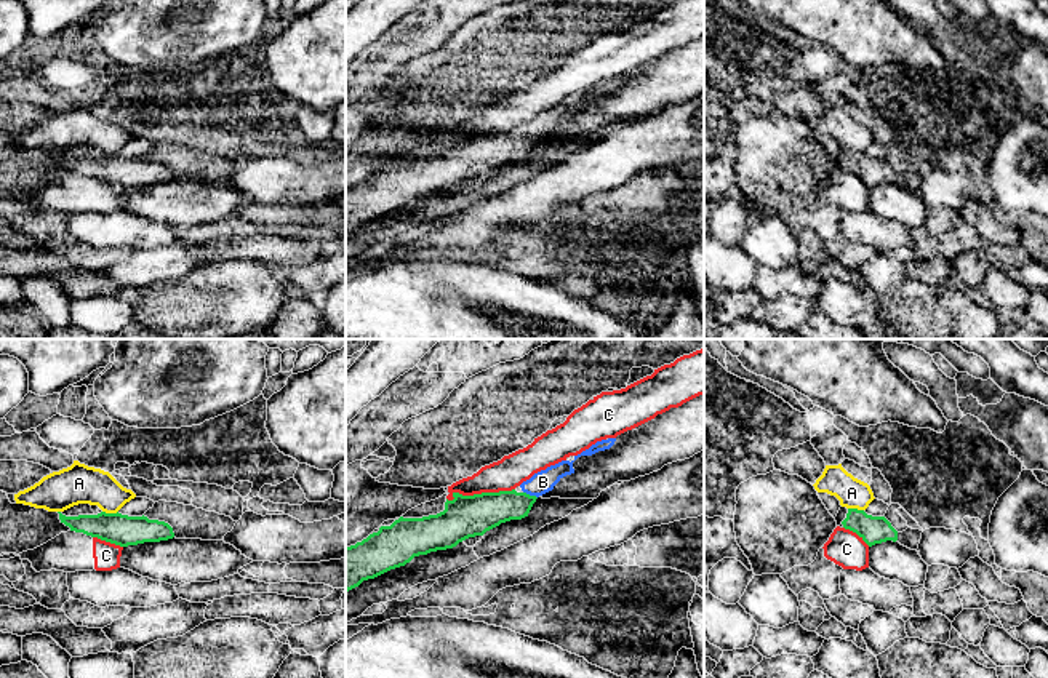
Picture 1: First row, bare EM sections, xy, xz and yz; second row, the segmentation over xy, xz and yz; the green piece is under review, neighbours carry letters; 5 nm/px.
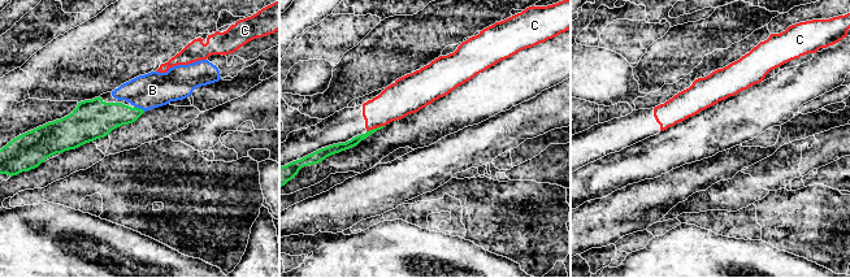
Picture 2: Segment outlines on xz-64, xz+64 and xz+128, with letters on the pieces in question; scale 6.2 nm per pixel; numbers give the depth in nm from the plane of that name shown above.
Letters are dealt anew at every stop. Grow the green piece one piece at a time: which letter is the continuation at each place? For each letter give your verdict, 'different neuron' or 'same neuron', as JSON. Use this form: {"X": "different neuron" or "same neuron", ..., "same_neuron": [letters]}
{"A": "different neuron", "B": "same neuron", "C": "different neuron", "same_neuron": ["B"]}

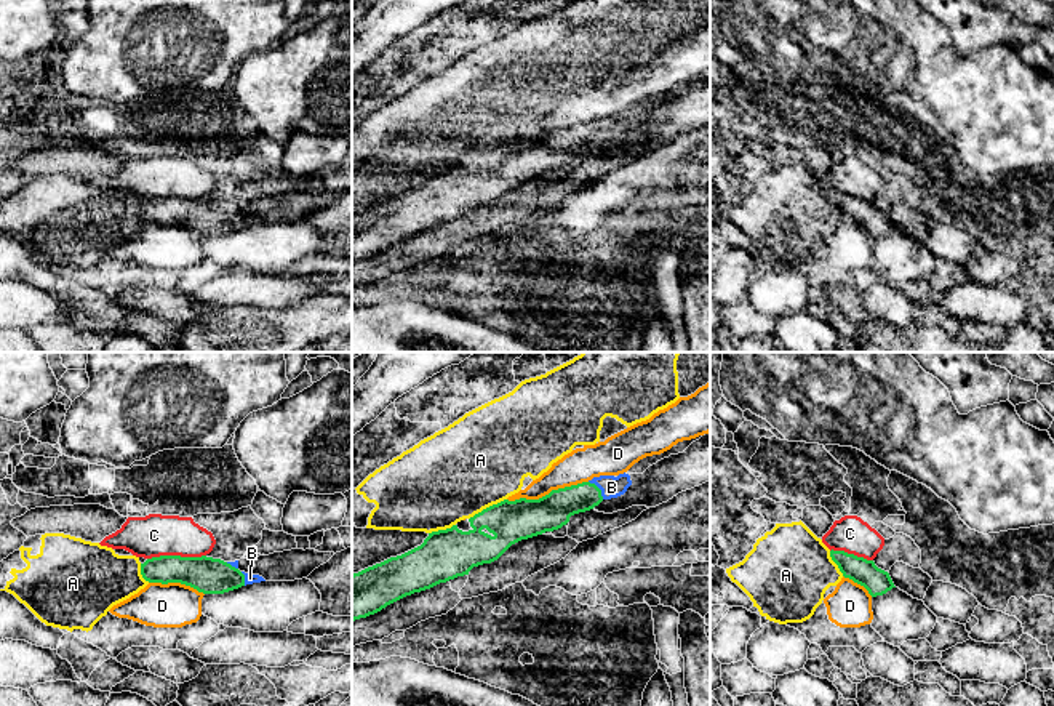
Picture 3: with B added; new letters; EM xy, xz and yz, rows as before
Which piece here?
{"A": "different neuron", "B": "same neuron", "C": "different neuron", "D": "different neuron", "same_neuron": ["B"]}

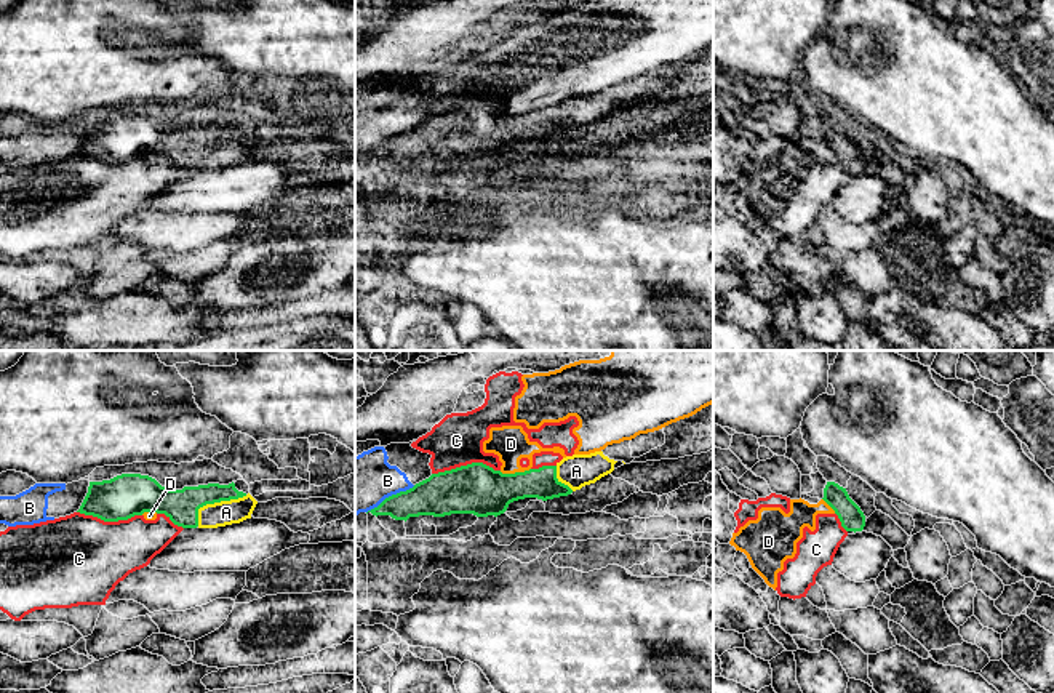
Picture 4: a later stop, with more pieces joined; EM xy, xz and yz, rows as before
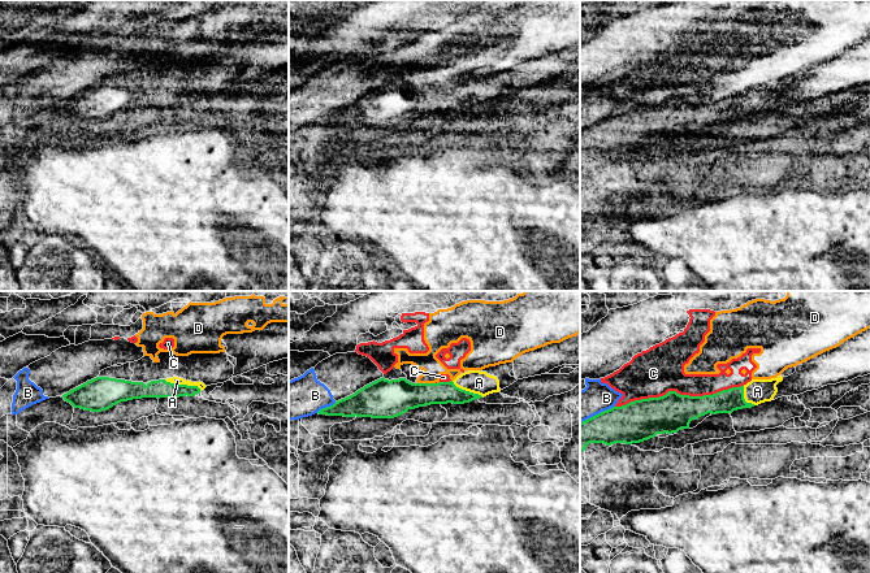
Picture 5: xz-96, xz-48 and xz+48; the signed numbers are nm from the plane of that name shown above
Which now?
{"A": "same neuron", "B": "different neuron", "C": "different neuron", "D": "different neuron", "same_neuron": ["A"]}

